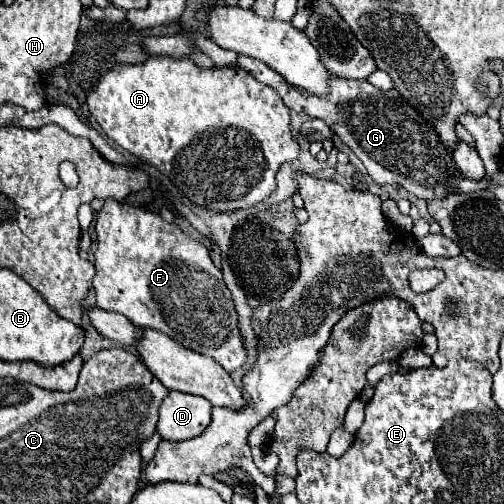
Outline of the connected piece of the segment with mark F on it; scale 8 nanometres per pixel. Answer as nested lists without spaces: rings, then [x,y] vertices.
[[[108,199],[98,211],[96,235],[98,249],[94,253],[94,289],[100,309],[122,313],[134,325],[156,329],[178,341],[182,347],[212,357],[226,371],[234,371],[246,363],[248,353],[238,329],[238,313],[234,309],[232,295],[222,279],[222,271],[212,263],[208,249],[202,243],[182,233],[178,225],[166,223],[158,213],[130,203],[118,203],[114,199]]]

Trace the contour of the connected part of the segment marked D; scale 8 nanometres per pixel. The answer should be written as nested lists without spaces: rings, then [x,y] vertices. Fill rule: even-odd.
[[[170,391],[158,411],[156,431],[166,441],[186,441],[210,423],[212,405],[202,397]]]

